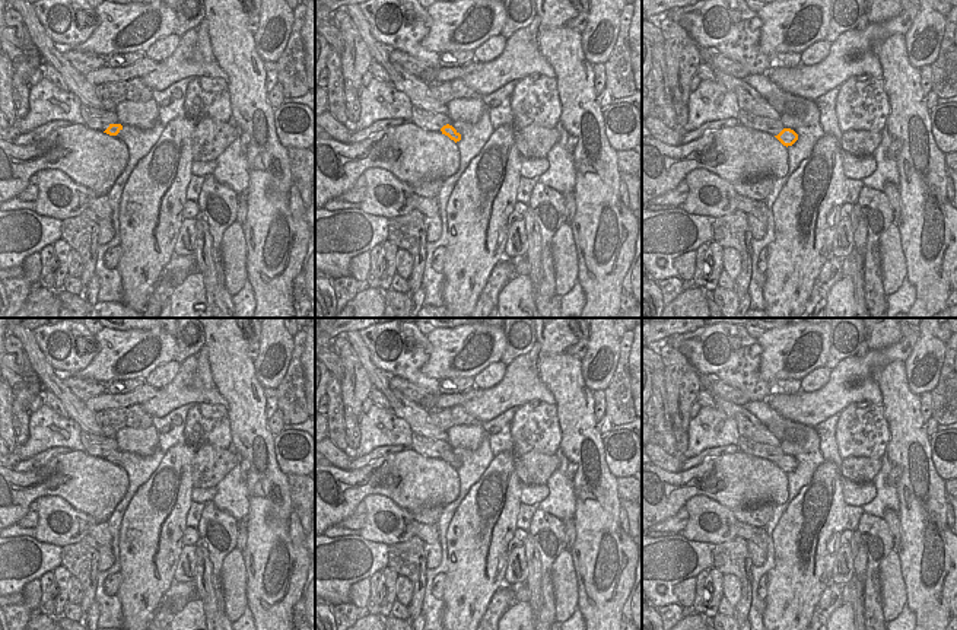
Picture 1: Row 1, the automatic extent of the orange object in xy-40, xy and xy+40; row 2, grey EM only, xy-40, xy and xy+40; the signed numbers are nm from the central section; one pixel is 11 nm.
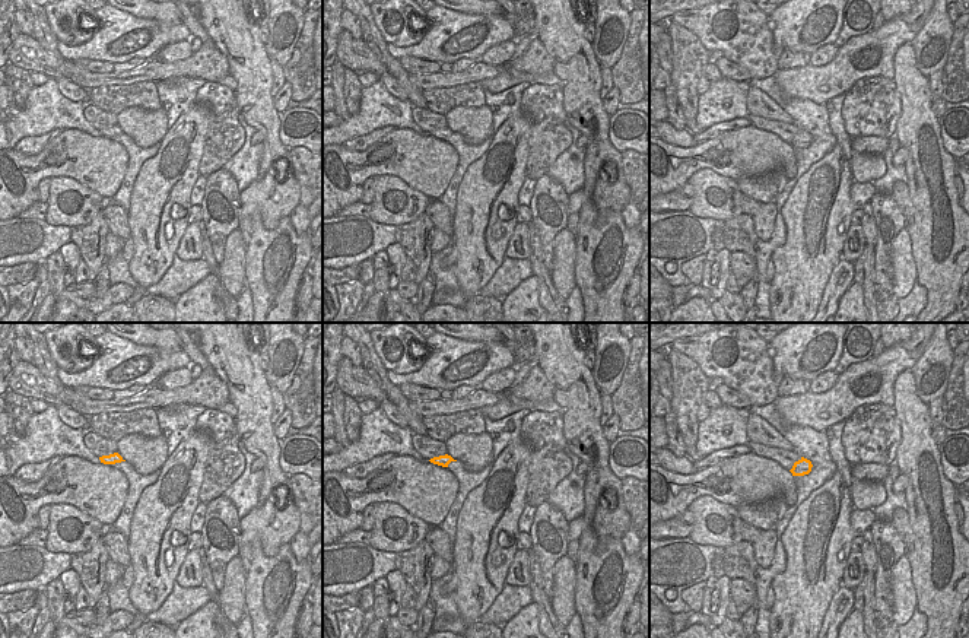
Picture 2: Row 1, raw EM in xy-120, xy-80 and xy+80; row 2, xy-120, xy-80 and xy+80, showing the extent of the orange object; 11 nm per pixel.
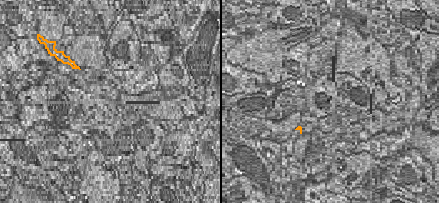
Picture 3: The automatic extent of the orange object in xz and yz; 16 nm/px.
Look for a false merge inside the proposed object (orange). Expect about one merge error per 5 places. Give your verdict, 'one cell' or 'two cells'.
one cell

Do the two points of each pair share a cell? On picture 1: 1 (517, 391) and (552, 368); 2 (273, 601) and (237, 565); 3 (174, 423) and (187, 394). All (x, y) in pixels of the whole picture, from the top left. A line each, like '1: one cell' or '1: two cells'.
1: two cells
2: two cells
3: two cells

